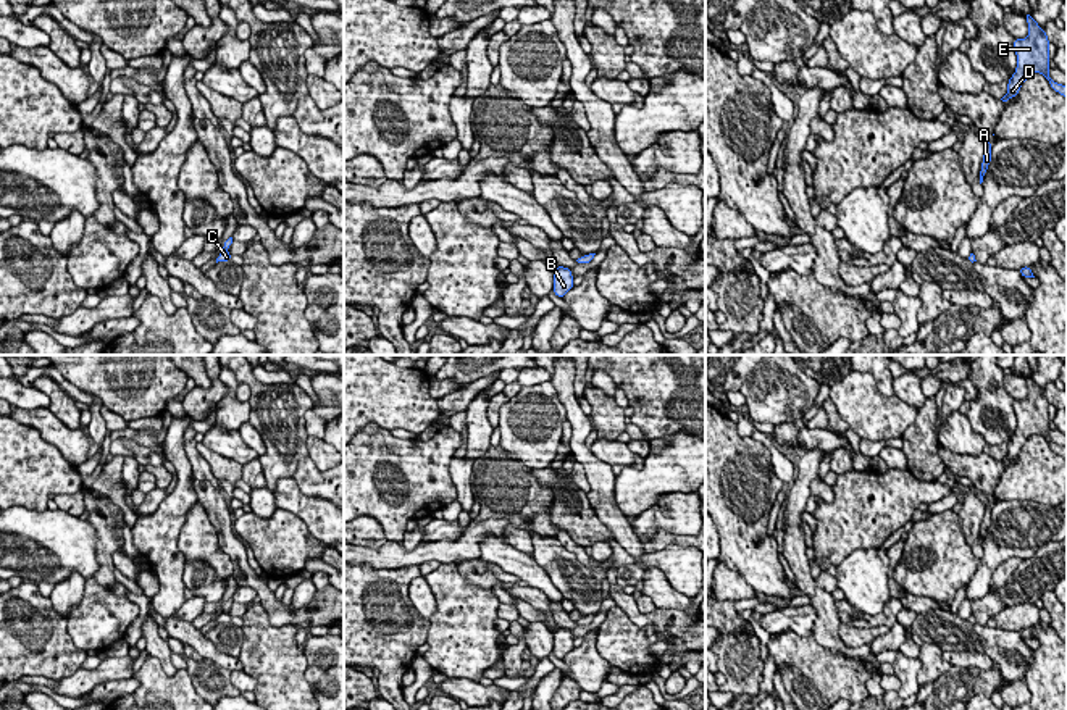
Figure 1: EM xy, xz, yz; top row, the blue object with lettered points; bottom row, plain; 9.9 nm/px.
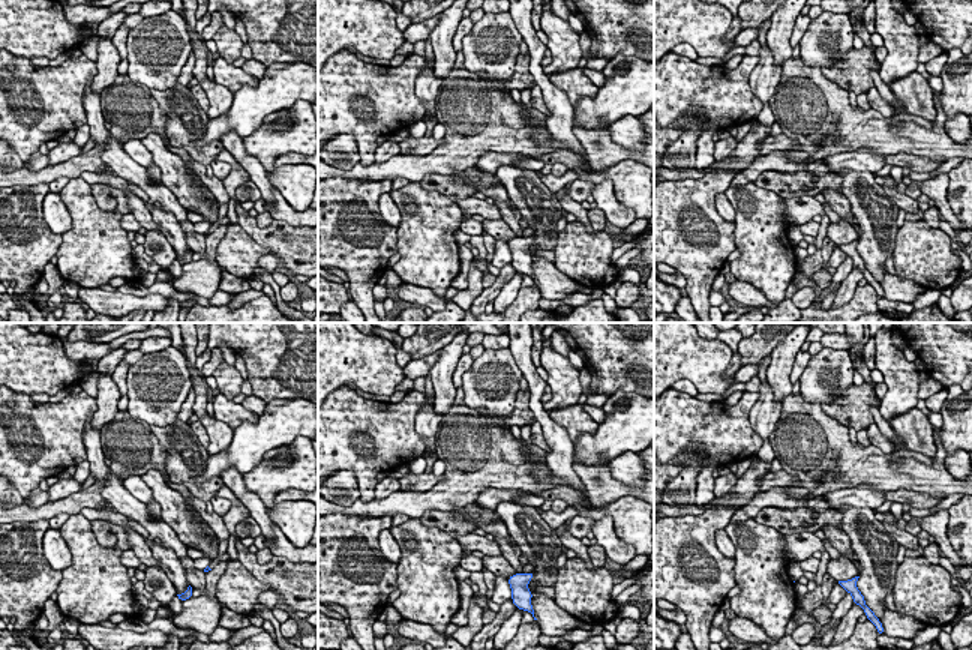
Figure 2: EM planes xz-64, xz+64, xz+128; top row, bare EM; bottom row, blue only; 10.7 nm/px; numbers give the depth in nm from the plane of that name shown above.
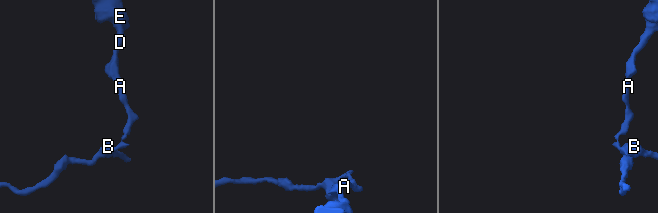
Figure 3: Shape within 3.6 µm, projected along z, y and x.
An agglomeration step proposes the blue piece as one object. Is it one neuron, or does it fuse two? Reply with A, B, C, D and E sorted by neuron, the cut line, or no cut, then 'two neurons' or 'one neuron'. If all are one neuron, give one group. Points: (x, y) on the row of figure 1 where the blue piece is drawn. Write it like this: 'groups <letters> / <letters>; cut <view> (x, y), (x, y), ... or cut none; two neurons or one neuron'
groups A C D E / B; cut xz (577, 260), (583, 262); two neurons

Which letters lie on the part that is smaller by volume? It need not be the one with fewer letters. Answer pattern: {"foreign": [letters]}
{"foreign": ["A", "C", "D", "E"]}

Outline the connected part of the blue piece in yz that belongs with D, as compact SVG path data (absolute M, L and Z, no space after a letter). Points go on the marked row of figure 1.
M1027 15L1028 36L1025 39L1014 39L1014 50L1017 55L1017 68L1007 82L1007 94L1002 102L1011 100L1020 92L1022 84L1031 73L1043 74L1049 86L1067 100L1067 86L1057 84L1049 76L1049 40L1046 31Z

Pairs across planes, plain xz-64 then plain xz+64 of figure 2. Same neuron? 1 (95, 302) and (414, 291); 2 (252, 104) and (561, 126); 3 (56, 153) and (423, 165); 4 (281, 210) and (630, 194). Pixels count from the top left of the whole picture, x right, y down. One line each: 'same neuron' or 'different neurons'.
1: same neuron
2: different neurons
3: different neurons
4: different neurons

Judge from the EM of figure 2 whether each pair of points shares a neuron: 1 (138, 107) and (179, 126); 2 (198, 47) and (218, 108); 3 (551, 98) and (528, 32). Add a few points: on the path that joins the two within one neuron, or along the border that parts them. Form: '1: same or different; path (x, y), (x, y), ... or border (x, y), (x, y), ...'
1: different; border (149, 93), (167, 116), (167, 134)
2: same; path (200, 62), (203, 80), (216, 93)
3: same; path (543, 81), (536, 69), (536, 48)

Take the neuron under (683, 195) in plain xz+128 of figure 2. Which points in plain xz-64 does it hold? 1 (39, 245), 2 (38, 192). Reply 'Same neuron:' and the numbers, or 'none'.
Same neuron: 1, 2

